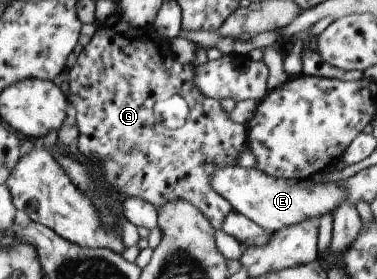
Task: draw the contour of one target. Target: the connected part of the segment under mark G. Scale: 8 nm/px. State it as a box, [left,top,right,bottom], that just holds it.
[68,19,248,230]

